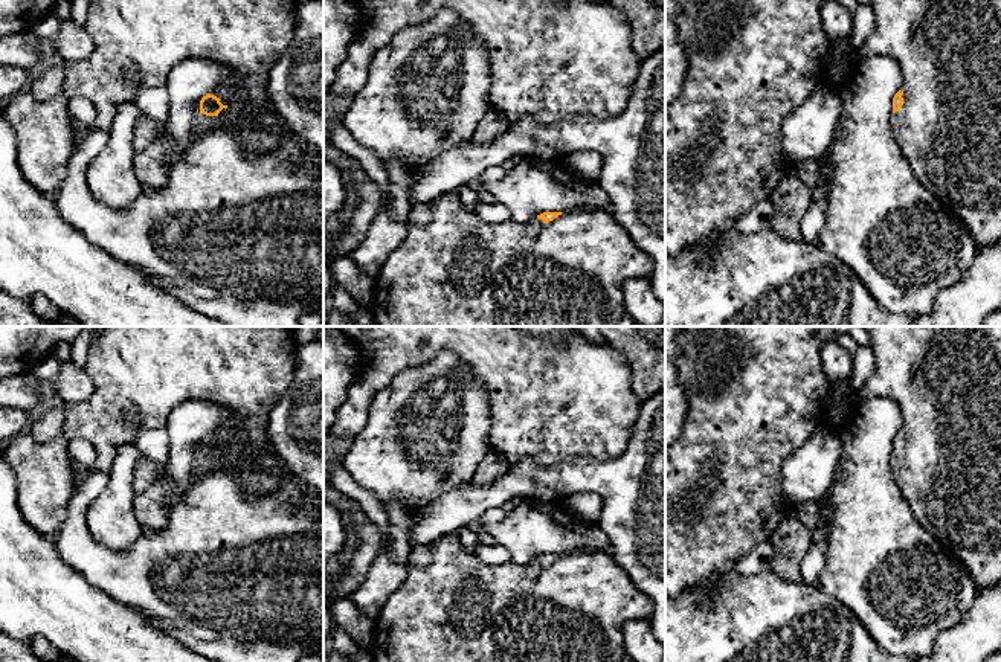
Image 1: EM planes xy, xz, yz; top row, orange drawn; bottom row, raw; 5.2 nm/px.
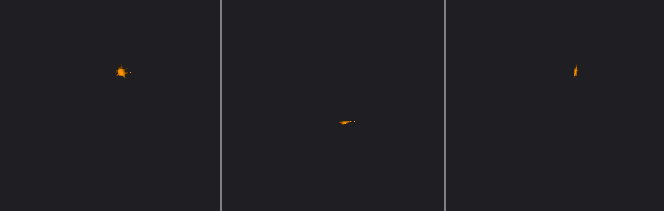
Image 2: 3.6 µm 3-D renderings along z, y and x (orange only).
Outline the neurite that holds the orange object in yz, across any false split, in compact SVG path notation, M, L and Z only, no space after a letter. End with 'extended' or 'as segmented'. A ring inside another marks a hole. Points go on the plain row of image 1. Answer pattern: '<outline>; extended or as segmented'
M862 326L874 354L871 377L859 392L861 400L890 398L902 410L902 429L893 439L893 476L908 500L914 519L929 531L948 552L961 561L978 590L1001 581L1001 326Z; extended

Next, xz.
M450 534L432 541L427 566L407 564L407 577L385 601L375 616L369 656L372 662L621 662L624 654L623 625L627 621L650 619L653 603L632 583L627 572L607 552L543 554L528 564L514 561L487 564L475 552L465 551L458 535Z; extended

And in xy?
M214 436L203 438L200 442L200 455L194 459L194 477L197 479L218 468L220 462L217 458L223 450L227 450L227 447L223 447L220 439Z; extended

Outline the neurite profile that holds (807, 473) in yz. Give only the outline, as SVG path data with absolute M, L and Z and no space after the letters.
M822 421L816 430L792 452L781 468L781 493L787 503L821 500L833 485L841 458L838 430Z

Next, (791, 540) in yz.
M787 514L769 540L774 546L774 558L769 567L780 578L803 584L800 569L810 548L810 529L795 514Z

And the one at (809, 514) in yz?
M815 500L809 503L787 503L784 516L787 514L795 514L798 520L806 528L809 528L813 535L819 523L822 522L821 500Z

